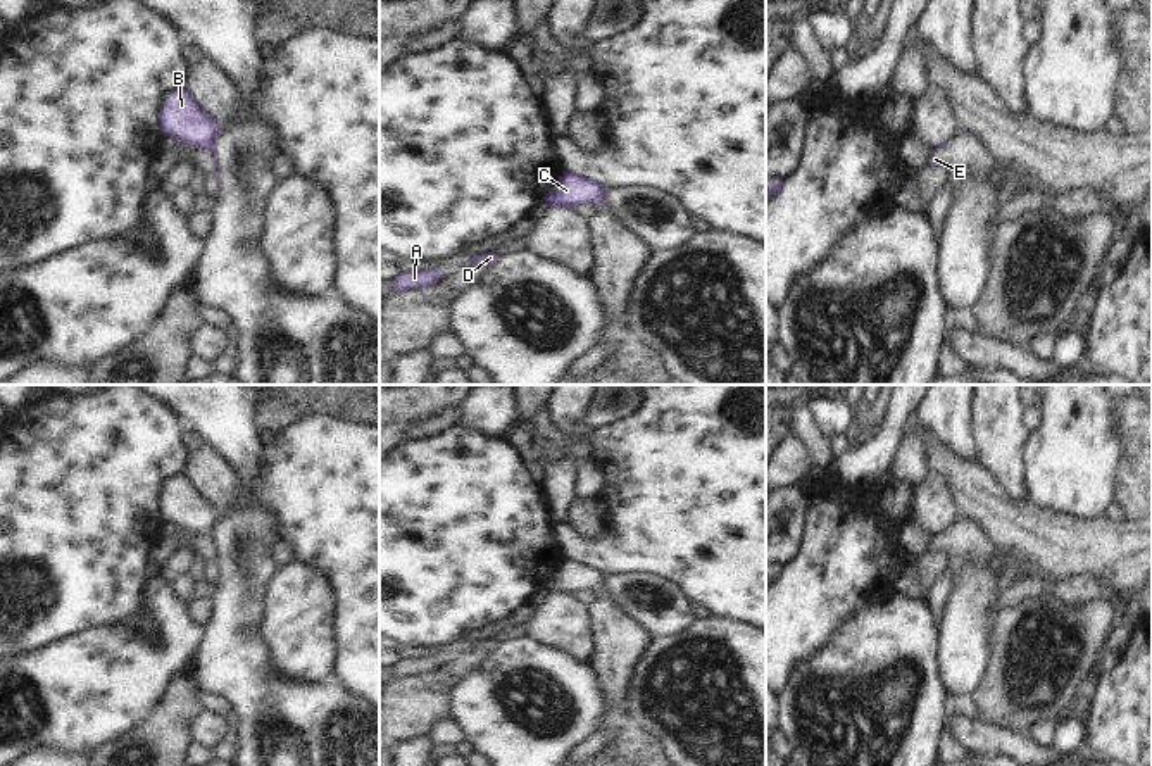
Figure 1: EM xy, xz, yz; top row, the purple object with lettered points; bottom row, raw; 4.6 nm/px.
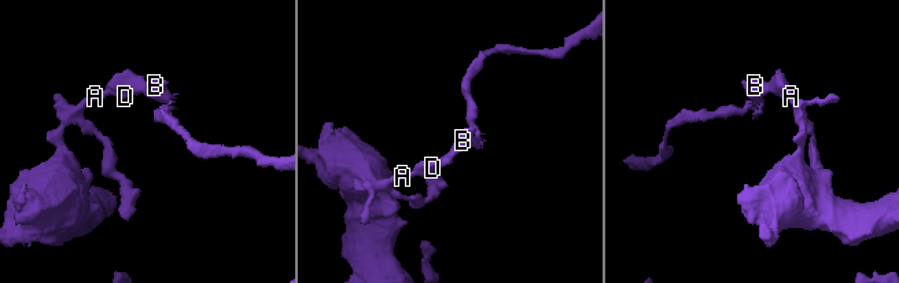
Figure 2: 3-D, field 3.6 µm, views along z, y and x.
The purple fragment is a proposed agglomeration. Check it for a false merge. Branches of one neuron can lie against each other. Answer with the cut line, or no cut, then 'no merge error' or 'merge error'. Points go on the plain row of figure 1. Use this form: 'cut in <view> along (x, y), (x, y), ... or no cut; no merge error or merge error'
cut in xy along (214, 525), (207, 533); merge error

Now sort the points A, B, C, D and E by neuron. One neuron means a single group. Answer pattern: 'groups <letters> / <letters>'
groups A B C D / E

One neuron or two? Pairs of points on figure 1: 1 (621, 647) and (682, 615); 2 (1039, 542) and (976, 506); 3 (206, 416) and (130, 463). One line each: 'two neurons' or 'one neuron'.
1: two neurons
2: one neuron
3: two neurons

